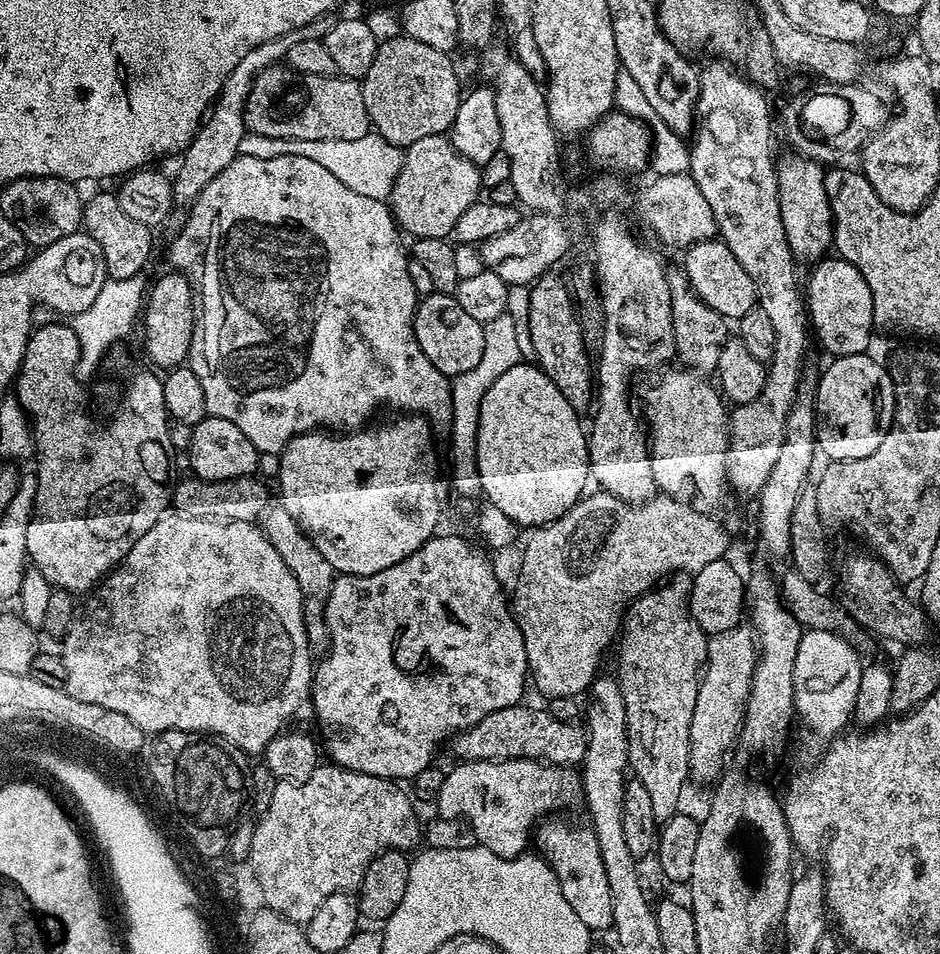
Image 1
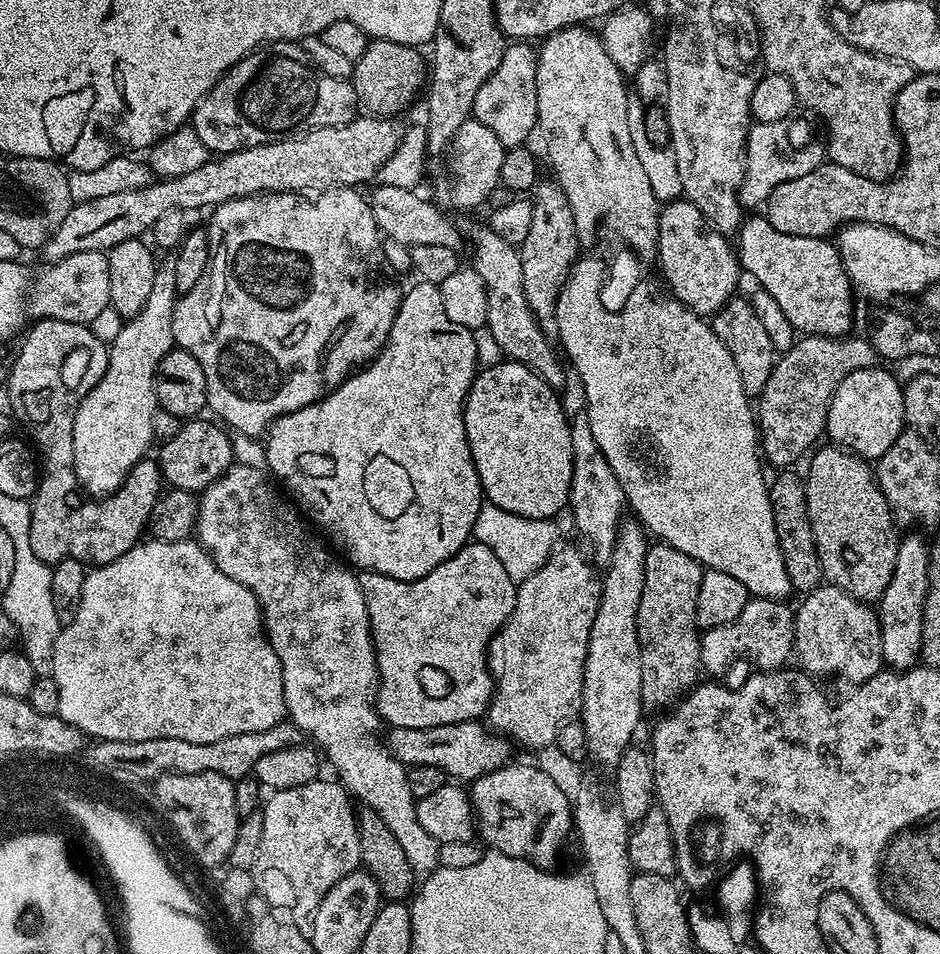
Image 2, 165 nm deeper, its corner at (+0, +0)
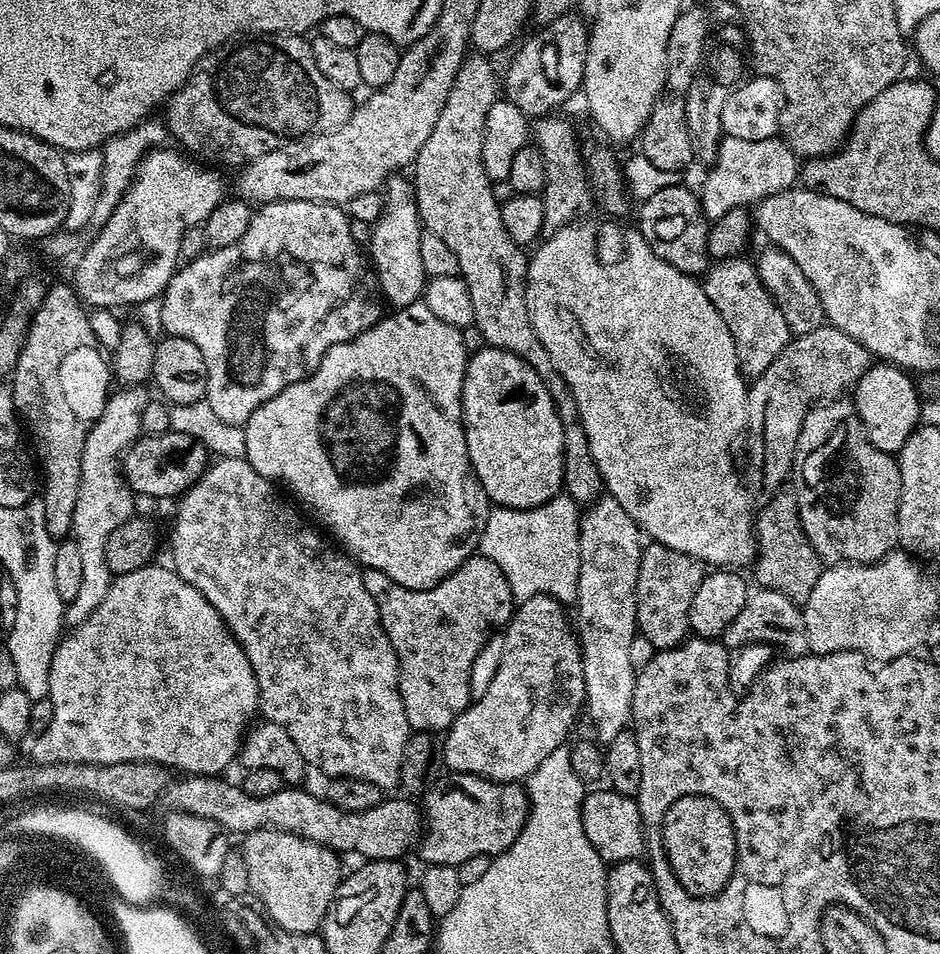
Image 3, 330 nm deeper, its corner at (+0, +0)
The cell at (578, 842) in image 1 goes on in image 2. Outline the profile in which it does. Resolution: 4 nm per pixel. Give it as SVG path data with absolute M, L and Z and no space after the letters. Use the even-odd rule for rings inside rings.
M509 762L498 770L471 781L470 795L478 825L478 836L489 849L507 856L516 856L519 860L531 860L537 868L551 869L556 860L556 851L563 846L574 832L573 801L556 785L556 780L548 772L535 768L532 764Z

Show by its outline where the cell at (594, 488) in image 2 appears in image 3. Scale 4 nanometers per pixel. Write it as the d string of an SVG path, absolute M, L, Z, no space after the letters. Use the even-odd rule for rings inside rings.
M604 494L592 501L583 509L580 518L580 542L581 542L581 570L578 571L577 580L577 596L574 601L577 616L574 616L574 631L580 641L580 653L584 656L584 702L586 705L586 716L588 712L588 720L592 723L592 728L596 731L595 739L601 745L606 746L610 742L614 742L614 738L618 738L618 734L622 734L624 728L629 727L632 719L632 699L634 698L634 686L636 685L637 665L632 665L632 639L637 639L638 629L636 627L636 583L638 582L638 566L640 559L644 553L646 544L642 539L640 528L634 522L634 518L630 518L630 514L626 514L626 510L622 510L622 506L613 496Z

